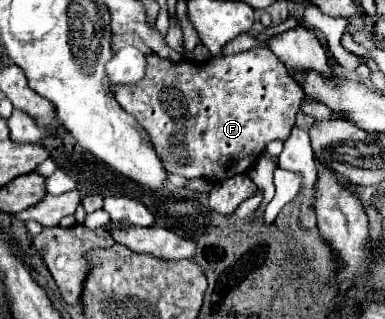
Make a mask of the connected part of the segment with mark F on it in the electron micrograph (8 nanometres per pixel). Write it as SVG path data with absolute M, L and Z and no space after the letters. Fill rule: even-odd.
M262 46L226 58L210 58L200 64L188 60L172 64L170 60L164 60L152 52L148 54L144 80L140 80L140 84L122 84L112 92L116 102L128 114L132 114L148 132L154 150L168 172L186 178L200 176L210 182L220 182L236 174L246 174L268 142L284 142L290 136L296 112L300 108L300 100L304 98L304 92L288 76L284 64L280 64L280 60L270 48Z

